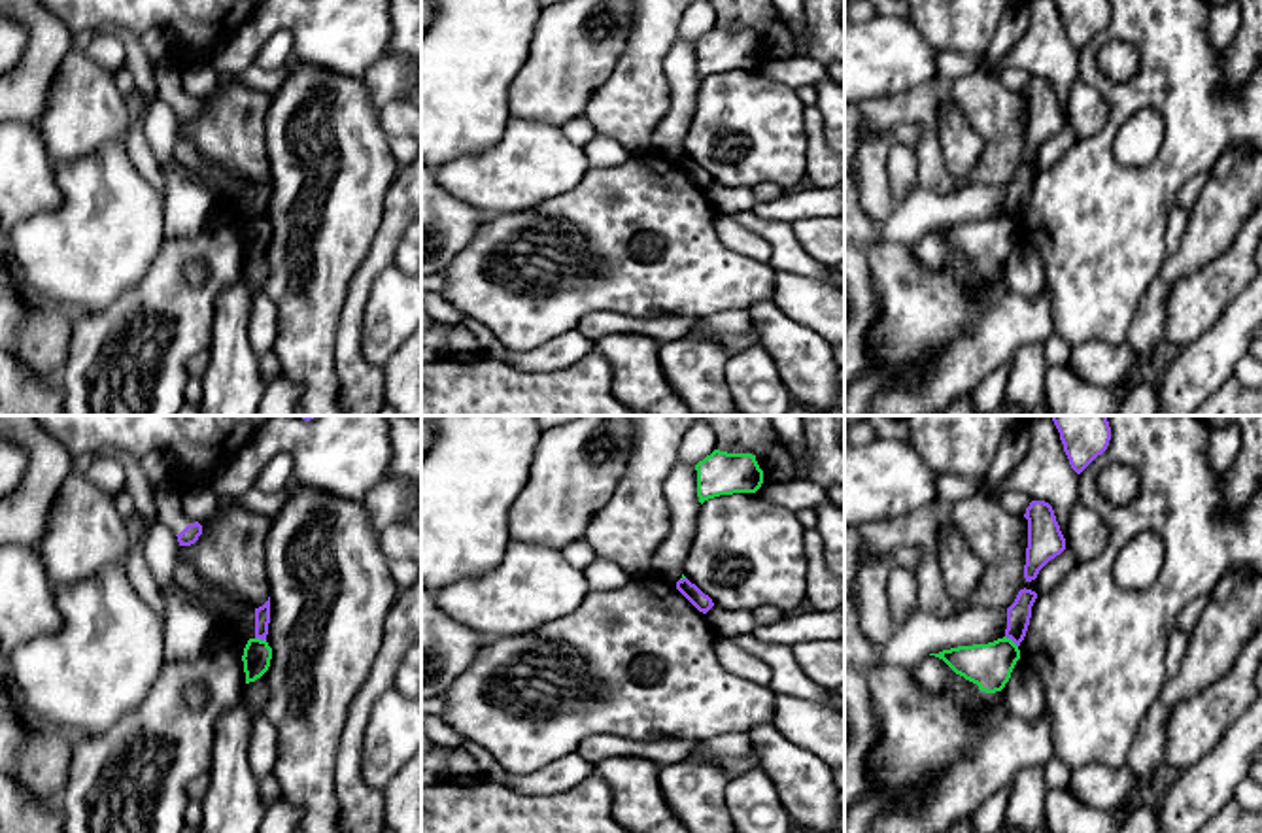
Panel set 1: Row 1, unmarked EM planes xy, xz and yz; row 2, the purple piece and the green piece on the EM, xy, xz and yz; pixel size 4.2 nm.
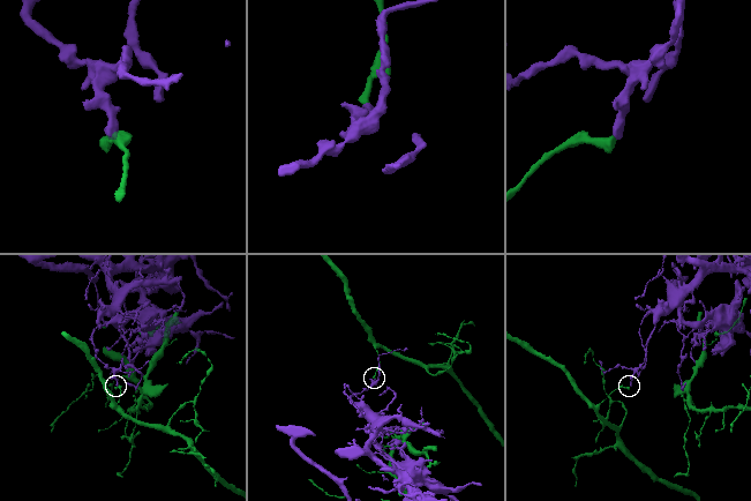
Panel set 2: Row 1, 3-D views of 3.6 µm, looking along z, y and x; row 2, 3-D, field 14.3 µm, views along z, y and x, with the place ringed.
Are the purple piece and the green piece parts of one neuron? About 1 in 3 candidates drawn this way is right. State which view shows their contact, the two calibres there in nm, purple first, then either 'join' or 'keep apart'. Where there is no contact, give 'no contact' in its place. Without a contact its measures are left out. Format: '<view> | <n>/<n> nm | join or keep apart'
yz | 100/190 nm | keep apart

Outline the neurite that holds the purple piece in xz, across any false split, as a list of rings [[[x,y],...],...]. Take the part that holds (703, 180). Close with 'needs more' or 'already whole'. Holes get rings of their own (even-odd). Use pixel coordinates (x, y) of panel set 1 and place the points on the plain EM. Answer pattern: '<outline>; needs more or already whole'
[[[688,155],[678,157],[676,166],[703,191],[707,191],[714,183],[712,176]]]; already whole

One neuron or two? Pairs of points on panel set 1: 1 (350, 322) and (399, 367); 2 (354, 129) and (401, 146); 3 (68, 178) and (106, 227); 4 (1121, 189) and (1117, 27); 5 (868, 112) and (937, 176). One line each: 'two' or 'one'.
1: two
2: two
3: one
4: one
5: one

